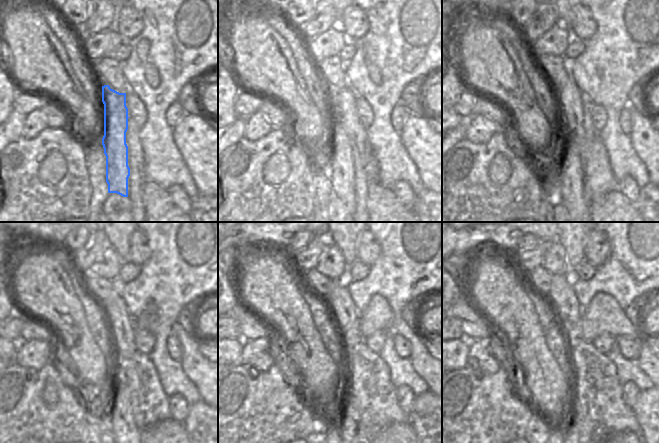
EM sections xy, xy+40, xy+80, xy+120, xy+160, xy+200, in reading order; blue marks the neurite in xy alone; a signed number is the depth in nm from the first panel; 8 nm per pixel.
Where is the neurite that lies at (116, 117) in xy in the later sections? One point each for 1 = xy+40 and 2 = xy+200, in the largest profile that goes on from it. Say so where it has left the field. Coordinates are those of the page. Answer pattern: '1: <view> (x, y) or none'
1: xy+40 (340, 163)
2: xy+200 (576, 424)

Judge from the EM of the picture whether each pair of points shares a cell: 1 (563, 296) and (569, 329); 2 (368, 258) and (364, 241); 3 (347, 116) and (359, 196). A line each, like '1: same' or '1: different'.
1: same
2: same
3: same

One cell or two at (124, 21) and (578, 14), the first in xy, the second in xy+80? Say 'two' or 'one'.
one

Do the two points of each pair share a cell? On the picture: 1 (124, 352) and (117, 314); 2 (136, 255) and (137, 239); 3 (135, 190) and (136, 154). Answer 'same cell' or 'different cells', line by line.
1: same cell
2: same cell
3: same cell

